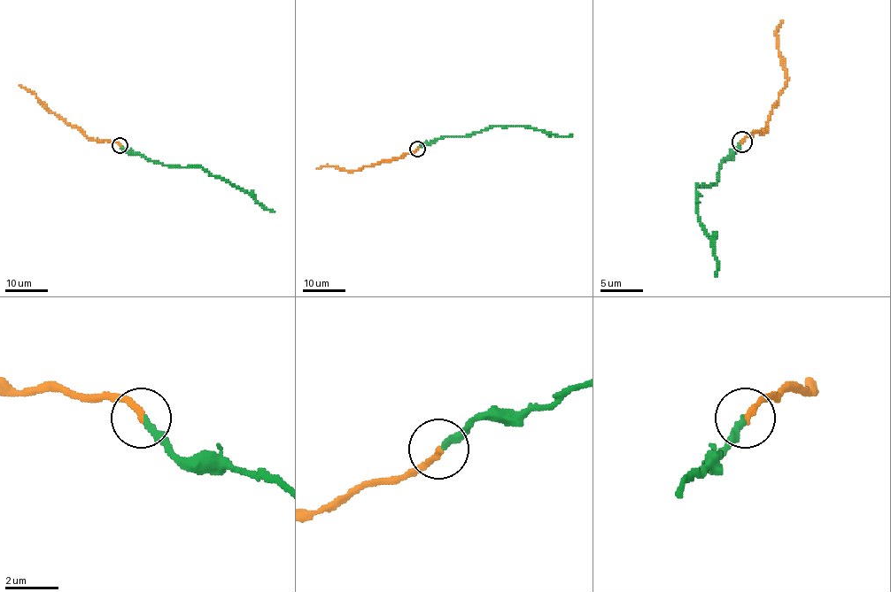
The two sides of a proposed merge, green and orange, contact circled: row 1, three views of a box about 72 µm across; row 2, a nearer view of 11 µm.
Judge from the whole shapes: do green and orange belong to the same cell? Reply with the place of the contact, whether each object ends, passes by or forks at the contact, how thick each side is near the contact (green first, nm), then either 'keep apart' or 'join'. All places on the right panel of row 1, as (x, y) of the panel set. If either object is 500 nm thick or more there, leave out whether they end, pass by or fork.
place (742, 142); green ends; orange ends; calibres 260 and 240 nm; join

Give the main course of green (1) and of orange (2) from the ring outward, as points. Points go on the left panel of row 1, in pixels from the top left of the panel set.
1: (120, 146), (125, 150), (132, 150), (164, 165), (203, 168), (213, 176), (220, 176), (246, 191), (274, 212)
2: (120, 144), (88, 138), (19, 84)

